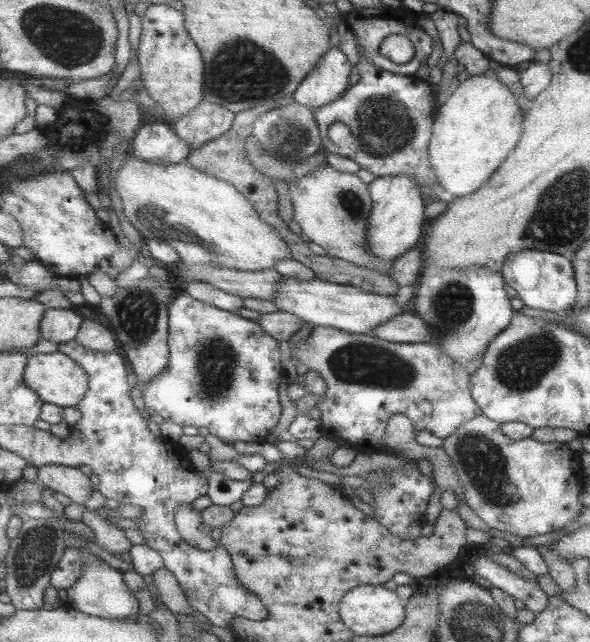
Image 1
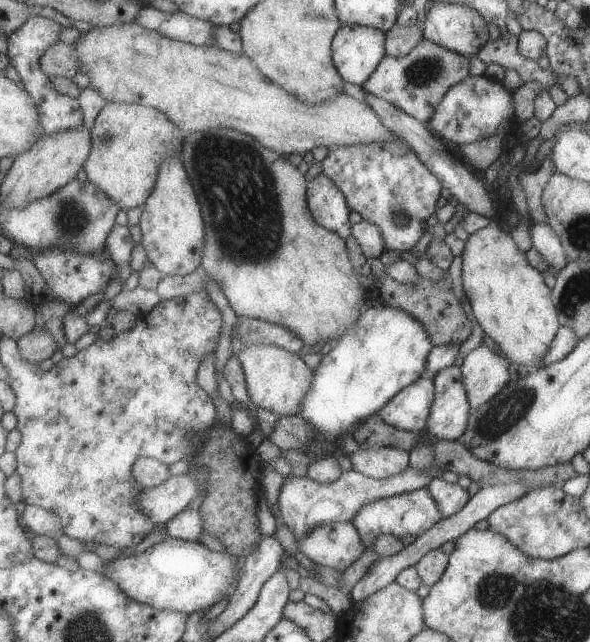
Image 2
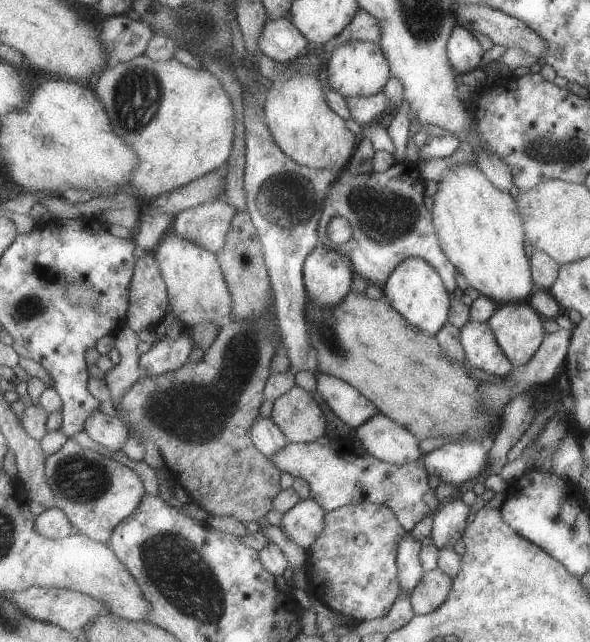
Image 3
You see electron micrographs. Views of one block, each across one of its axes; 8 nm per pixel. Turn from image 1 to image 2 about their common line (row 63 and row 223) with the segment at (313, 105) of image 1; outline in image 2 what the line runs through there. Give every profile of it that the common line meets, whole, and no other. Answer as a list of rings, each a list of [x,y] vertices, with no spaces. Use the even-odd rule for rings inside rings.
[[[323,174],[308,182],[308,203],[313,218],[327,230],[347,240],[352,236],[352,226],[345,193]]]

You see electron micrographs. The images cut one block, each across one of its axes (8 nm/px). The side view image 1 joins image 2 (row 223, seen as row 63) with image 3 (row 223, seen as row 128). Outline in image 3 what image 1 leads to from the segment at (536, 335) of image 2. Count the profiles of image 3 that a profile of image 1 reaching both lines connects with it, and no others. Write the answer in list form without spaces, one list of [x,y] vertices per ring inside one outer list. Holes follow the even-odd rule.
[[[457,163],[438,182],[433,200],[432,213],[441,248],[453,261],[453,266],[456,266],[468,286],[489,297],[497,306],[528,300],[535,288],[528,261],[528,245],[524,239],[515,198],[511,198],[507,192],[501,192],[476,163]]]

